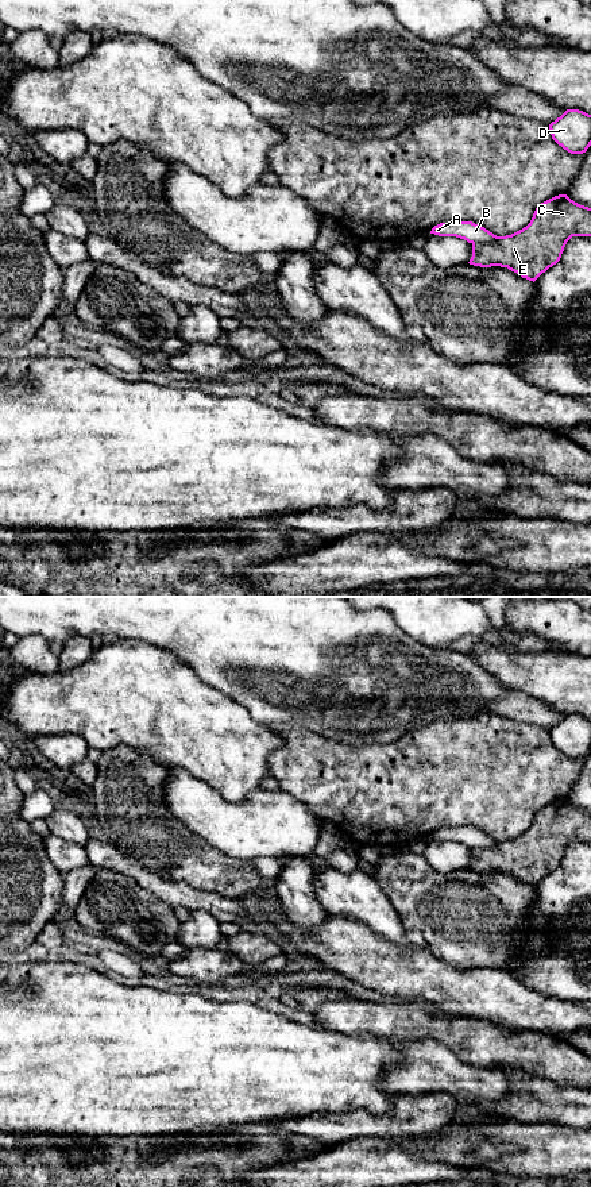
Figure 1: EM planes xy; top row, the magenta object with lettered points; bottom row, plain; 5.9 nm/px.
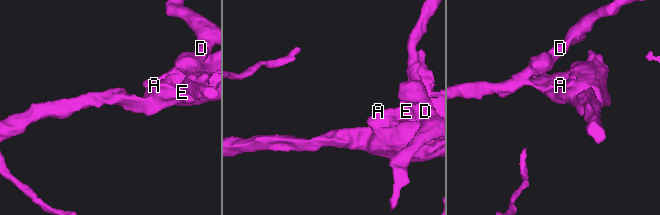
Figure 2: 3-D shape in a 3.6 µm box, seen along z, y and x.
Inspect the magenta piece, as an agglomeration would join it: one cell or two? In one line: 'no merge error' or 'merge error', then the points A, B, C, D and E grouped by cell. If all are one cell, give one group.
merge error; A B D / C E

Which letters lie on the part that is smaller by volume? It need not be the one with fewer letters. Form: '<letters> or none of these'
C, E

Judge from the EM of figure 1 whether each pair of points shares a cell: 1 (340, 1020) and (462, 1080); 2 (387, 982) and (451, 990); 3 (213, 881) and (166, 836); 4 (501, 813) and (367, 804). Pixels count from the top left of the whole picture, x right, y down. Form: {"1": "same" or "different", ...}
{"1": "different", "2": "same", "3": "same", "4": "same"}

